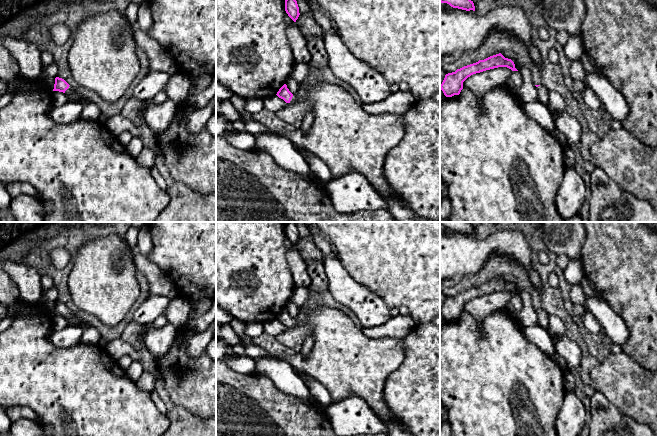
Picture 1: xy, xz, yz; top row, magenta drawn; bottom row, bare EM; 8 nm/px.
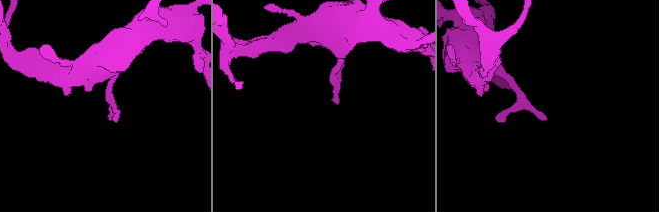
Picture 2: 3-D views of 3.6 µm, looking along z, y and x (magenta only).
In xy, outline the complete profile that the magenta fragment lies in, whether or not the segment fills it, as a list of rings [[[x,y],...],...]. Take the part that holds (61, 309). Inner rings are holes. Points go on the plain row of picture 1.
[[[56,301],[53,315],[63,316],[68,324],[82,327],[82,321],[64,303]]]

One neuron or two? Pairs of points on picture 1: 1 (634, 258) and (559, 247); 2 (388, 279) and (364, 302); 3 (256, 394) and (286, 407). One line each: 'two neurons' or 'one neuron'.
1: two neurons
2: two neurons
3: one neuron

